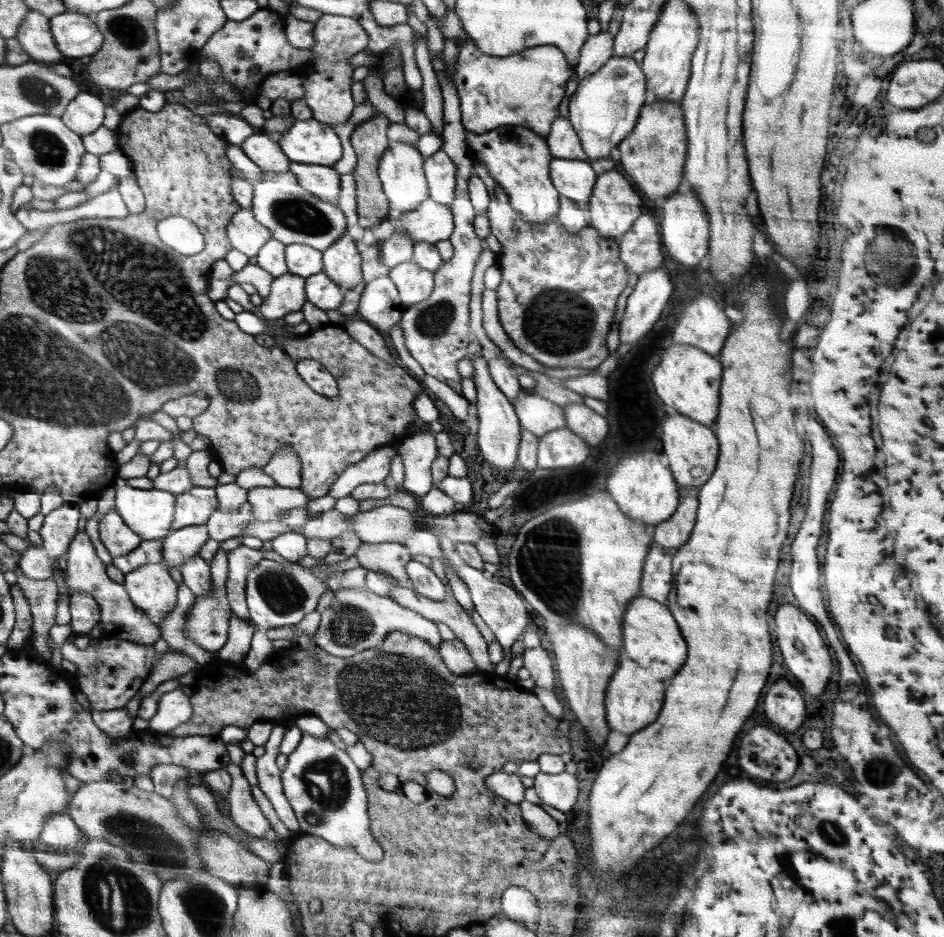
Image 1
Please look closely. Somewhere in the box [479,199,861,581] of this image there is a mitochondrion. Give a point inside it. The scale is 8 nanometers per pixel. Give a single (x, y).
(560, 323)

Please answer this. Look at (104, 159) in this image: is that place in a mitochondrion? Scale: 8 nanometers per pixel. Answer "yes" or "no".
no

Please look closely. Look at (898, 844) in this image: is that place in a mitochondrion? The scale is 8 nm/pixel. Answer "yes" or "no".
no

